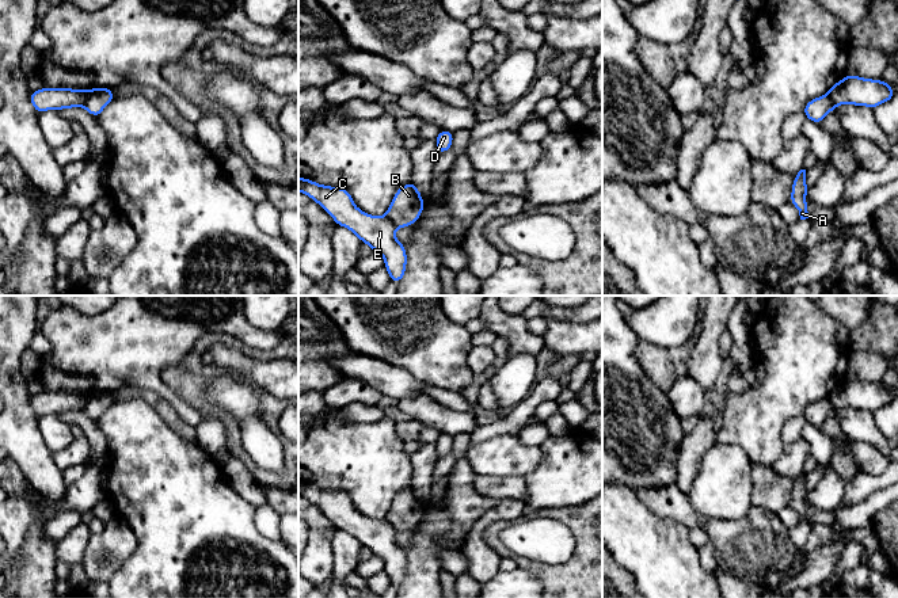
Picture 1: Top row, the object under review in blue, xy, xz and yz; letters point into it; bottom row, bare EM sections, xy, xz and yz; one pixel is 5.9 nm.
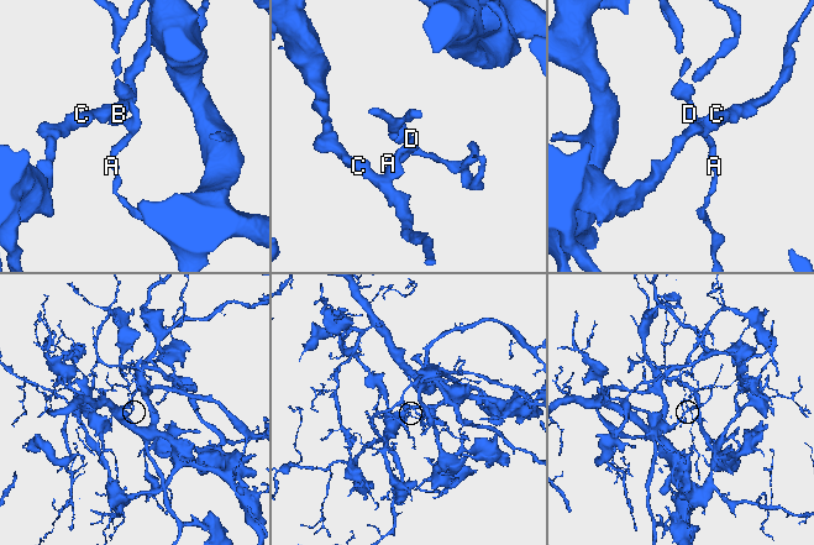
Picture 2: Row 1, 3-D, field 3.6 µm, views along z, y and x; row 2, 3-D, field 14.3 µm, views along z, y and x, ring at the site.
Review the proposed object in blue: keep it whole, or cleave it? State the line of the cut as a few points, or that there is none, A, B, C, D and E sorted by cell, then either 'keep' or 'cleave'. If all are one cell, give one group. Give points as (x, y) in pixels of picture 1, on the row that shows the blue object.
cut in xy along (91, 90), (83, 106); A B D / C E; cleave

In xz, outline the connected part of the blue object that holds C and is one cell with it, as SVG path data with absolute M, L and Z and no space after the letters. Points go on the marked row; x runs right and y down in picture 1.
M298 176L298 191L317 202L338 226L349 228L362 243L384 256L384 267L396 285L406 274L407 254L396 240L396 226L387 216L372 216L359 210L345 187L330 187Z

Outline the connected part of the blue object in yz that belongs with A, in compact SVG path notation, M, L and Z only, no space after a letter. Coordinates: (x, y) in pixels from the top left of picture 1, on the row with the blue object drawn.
M800 170L798 174L795 174L789 199L789 202L798 207L800 220L810 218L806 202L807 188L808 187L806 184L806 170Z

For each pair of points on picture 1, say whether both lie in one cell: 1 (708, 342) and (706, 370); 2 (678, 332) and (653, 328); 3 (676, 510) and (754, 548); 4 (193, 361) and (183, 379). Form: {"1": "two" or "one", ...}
{"1": "one", "2": "one", "3": "one", "4": "one"}

